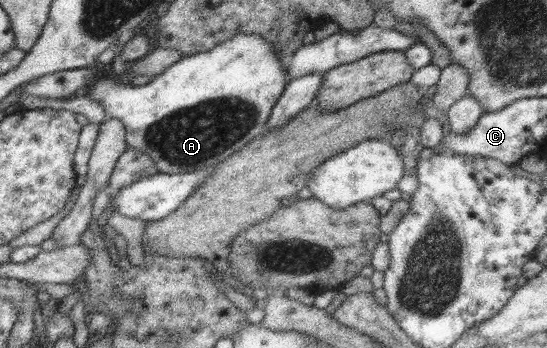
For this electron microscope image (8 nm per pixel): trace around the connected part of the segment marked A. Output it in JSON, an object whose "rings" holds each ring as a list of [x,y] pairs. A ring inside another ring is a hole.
{"rings":[[[236,33],[231,39],[208,49],[205,53],[195,53],[195,55],[182,57],[179,61],[172,63],[167,69],[164,69],[160,74],[154,76],[152,81],[146,83],[146,85],[133,87],[130,84],[118,84],[116,79],[98,79],[88,86],[88,90],[84,96],[100,104],[103,107],[107,119],[120,121],[120,125],[125,129],[125,144],[128,148],[138,149],[152,158],[152,162],[154,162],[154,166],[156,166],[156,171],[160,173],[177,174],[206,170],[224,161],[230,157],[230,155],[239,151],[244,145],[253,141],[257,136],[261,136],[265,133],[266,119],[268,119],[268,115],[270,115],[272,105],[276,103],[276,99],[280,97],[280,93],[282,93],[288,83],[283,61],[284,59],[282,57],[280,57],[279,60],[277,52],[271,47],[271,43],[267,43],[262,37]]]}

